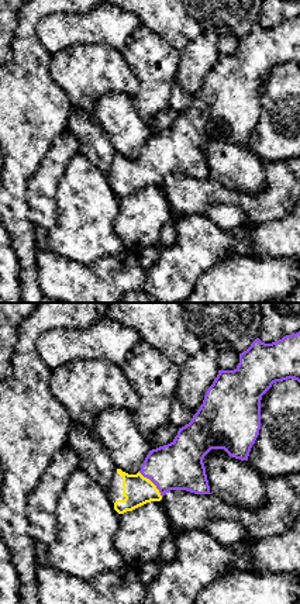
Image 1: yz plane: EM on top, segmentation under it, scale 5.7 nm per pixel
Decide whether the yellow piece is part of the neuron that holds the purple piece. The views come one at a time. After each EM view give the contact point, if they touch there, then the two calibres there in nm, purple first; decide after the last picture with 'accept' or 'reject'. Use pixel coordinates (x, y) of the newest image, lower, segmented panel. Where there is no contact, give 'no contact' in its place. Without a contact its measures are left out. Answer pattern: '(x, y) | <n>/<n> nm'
(152, 482) | 280/170 nm

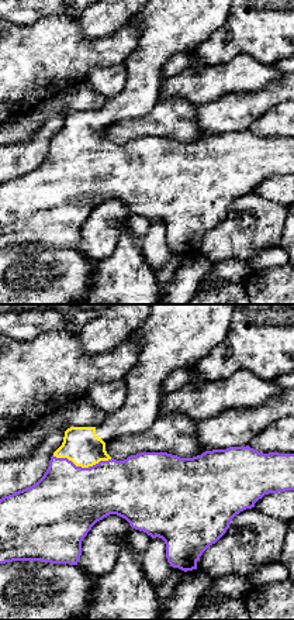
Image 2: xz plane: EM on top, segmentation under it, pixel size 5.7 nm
(80, 467) | 400/200 nm

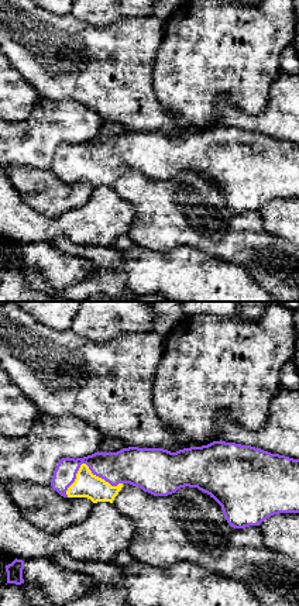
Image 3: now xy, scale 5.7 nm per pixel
(88, 465) | 220/140 nm

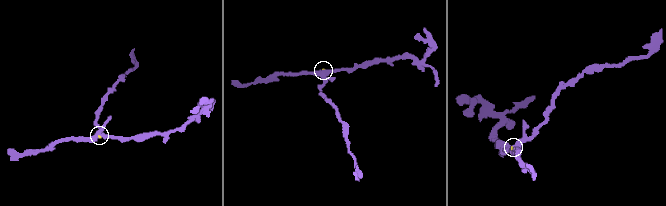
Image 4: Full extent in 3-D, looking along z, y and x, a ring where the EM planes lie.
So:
accept

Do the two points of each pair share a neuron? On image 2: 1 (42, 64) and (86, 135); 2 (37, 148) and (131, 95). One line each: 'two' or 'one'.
1: two
2: two

